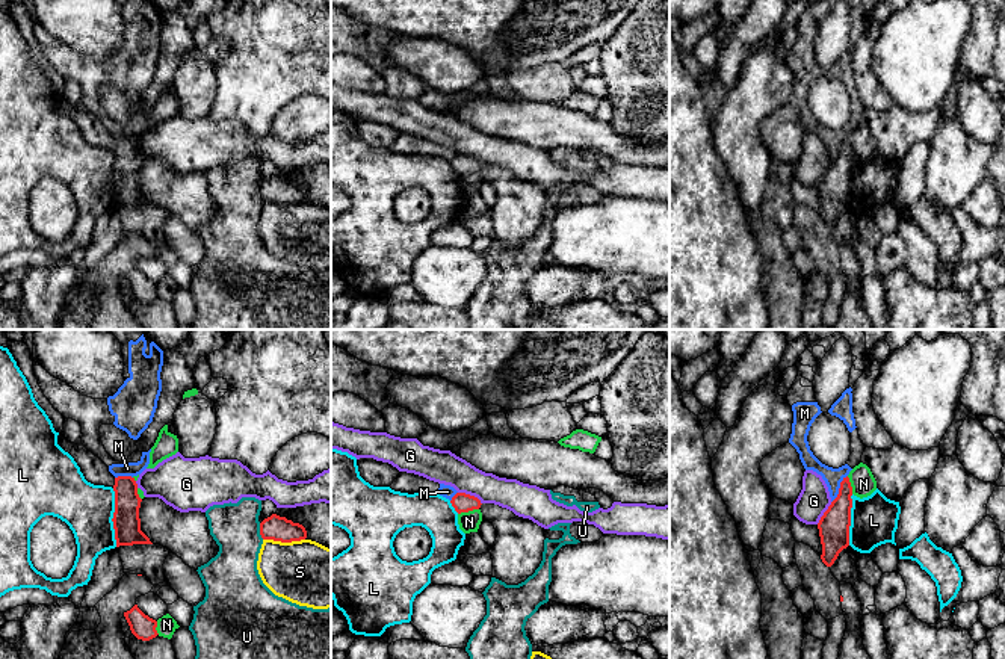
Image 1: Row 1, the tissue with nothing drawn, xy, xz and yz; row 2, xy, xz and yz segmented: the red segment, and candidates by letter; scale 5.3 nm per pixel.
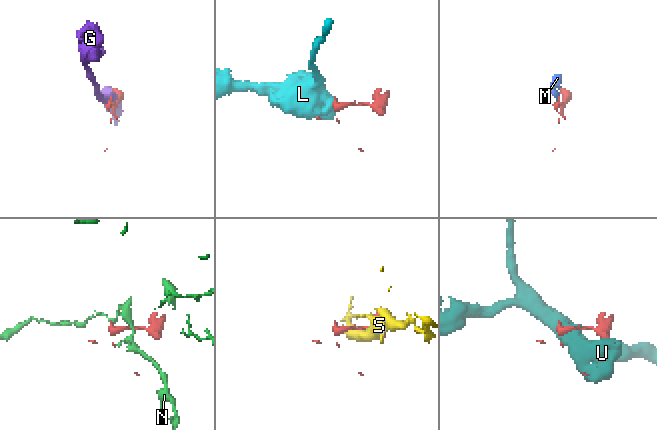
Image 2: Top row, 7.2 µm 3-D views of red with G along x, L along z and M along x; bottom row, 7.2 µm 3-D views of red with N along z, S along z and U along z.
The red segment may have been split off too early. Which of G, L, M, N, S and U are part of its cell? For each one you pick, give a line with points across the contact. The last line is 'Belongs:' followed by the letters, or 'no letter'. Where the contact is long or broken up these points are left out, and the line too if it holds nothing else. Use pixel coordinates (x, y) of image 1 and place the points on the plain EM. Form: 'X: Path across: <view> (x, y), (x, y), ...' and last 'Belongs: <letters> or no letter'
Belongs: no letter

